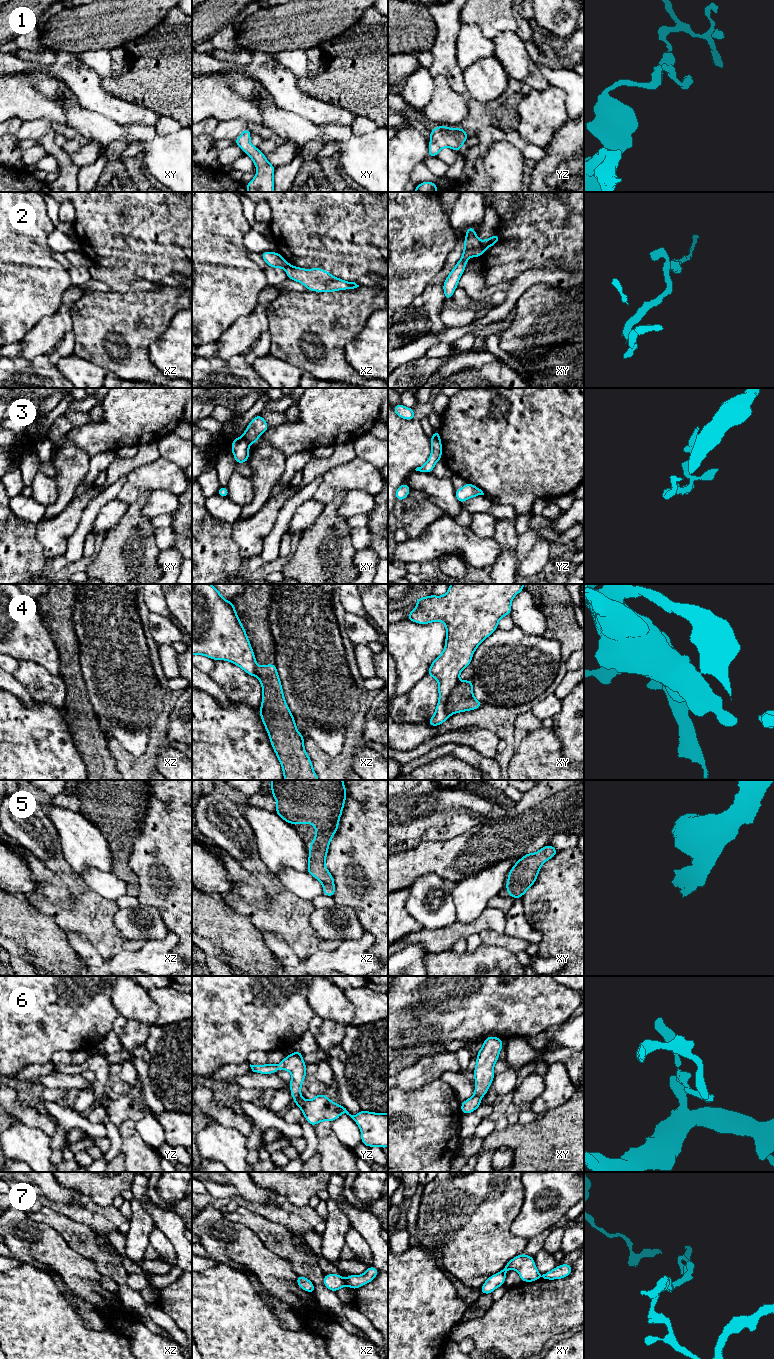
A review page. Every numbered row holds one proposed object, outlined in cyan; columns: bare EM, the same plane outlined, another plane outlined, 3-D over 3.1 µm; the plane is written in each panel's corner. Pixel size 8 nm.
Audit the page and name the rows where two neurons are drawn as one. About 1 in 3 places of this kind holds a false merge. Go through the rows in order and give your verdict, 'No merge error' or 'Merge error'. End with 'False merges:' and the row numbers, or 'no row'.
1: No merge error
2: Merge error
3: Merge error
4: Merge error
5: No merge error
6: No merge error
7: Merge error
False merges: 2, 3, 4, 7

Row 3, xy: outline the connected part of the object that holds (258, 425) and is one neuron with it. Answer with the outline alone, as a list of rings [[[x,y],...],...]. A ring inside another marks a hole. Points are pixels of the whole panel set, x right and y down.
[[[262,415],[254,417],[246,430],[243,433],[243,437],[250,443],[256,443],[258,438],[268,430],[269,426]]]

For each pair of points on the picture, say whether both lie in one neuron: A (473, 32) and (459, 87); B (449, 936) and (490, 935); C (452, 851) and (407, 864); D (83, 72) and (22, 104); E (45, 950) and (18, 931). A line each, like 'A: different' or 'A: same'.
A: different
B: different
C: same
D: different
E: same

